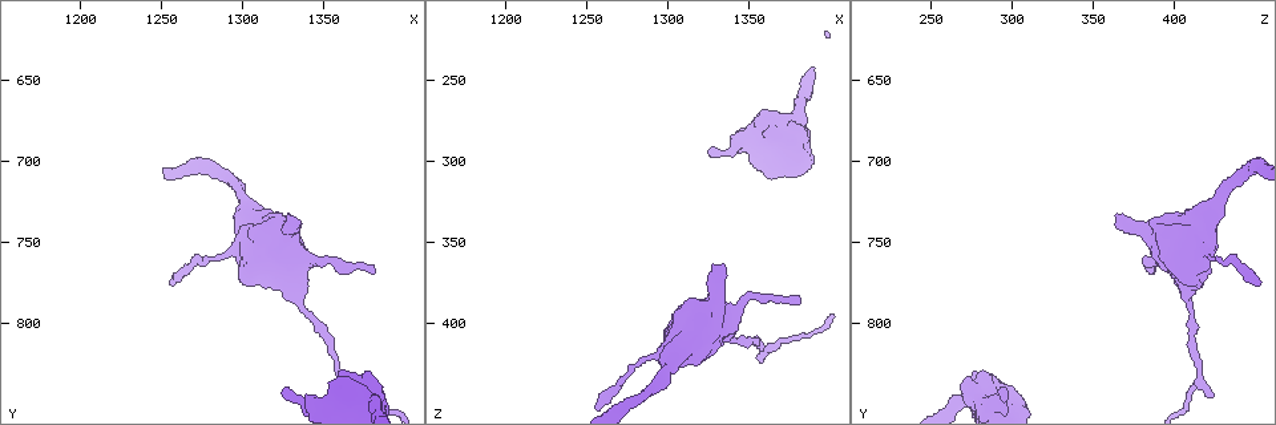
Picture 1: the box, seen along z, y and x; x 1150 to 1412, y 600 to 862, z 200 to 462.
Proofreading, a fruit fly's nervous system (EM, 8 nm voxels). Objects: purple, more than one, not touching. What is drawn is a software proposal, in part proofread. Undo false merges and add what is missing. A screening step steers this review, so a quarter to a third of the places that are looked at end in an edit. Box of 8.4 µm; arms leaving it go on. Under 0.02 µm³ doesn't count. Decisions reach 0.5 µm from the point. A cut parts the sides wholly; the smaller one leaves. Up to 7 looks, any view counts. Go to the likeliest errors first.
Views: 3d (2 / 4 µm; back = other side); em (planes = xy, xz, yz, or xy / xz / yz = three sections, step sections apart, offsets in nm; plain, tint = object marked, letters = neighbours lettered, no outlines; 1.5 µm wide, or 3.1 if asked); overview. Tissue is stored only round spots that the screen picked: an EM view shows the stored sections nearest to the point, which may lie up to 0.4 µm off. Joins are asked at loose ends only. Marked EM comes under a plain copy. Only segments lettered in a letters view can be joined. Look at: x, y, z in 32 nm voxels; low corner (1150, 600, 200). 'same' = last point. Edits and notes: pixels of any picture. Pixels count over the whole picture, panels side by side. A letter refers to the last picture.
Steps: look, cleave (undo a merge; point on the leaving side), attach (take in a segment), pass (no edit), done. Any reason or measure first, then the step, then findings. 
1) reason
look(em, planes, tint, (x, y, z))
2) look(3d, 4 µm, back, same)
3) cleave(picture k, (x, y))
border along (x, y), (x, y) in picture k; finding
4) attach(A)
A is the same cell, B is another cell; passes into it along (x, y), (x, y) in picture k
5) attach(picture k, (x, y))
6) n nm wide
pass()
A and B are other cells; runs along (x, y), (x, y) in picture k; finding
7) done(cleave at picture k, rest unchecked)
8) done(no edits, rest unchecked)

free end
look(3d, 4 µm, (1328, 842, 296))

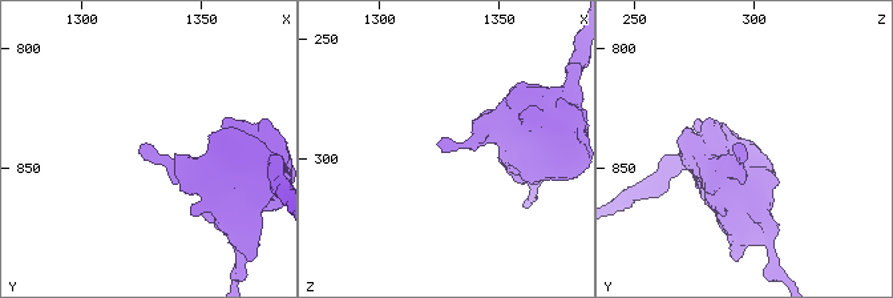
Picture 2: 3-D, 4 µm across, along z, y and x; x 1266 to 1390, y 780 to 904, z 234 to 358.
look(em, planes, letters, (1325, 840, 297))

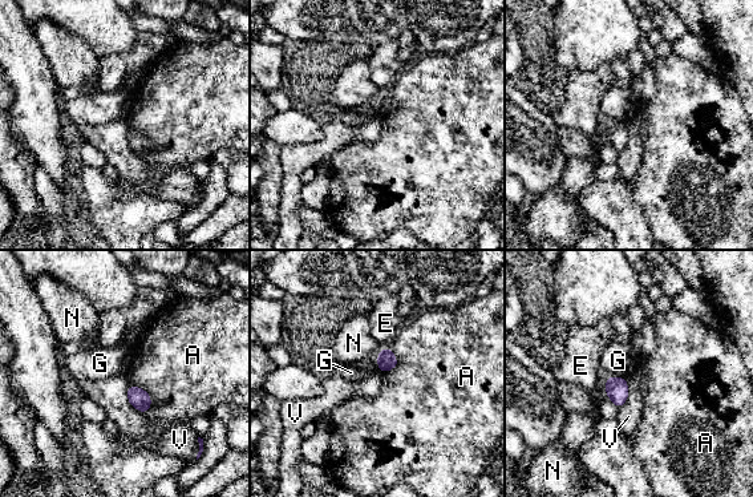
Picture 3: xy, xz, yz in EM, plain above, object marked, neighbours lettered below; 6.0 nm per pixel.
pass()
A, E, G, N and V are other cells; no lettered segment goes on from it

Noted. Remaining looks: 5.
free end
look(em, 3.1 µm, planes, letters, (1328, 734, 364))

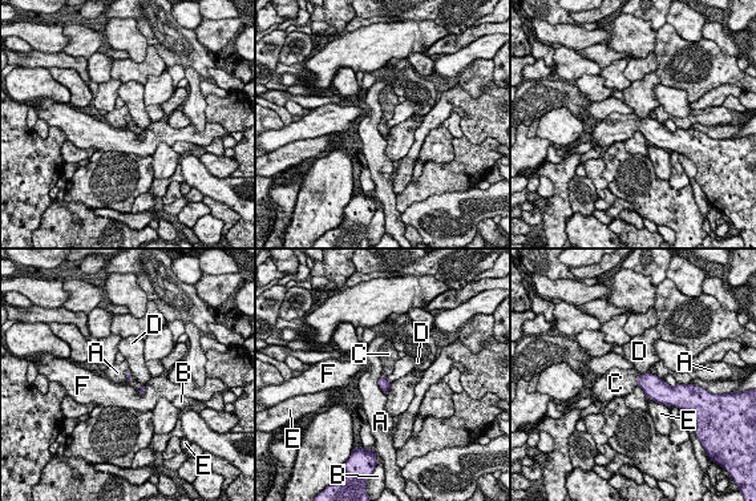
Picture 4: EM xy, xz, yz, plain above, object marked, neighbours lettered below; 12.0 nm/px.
attach(C)
C is the same cell, A, B, D, E and F are other cells; passes into it along (655, 388), (638, 380), (618, 383) in picture 4; it goes on there

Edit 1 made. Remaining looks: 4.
look(overview)

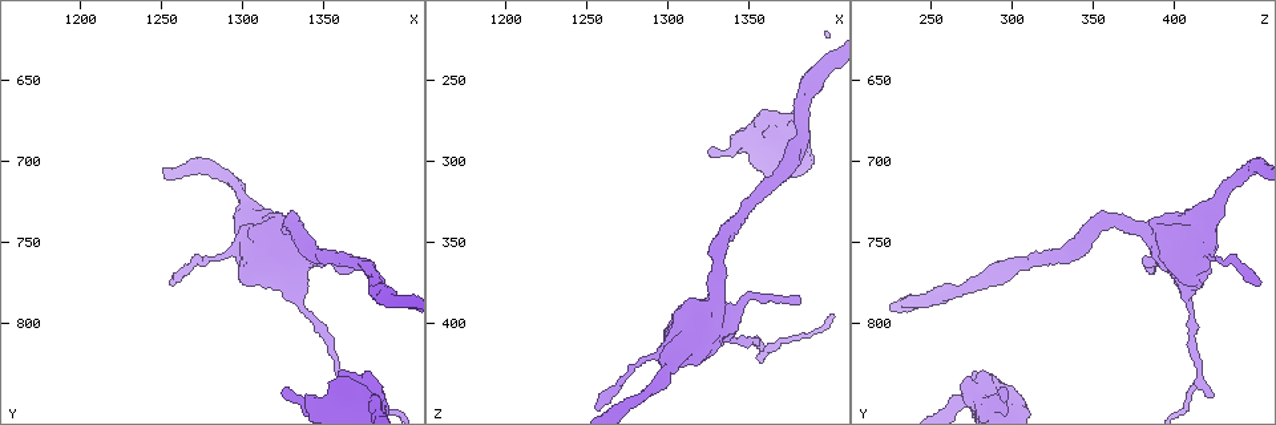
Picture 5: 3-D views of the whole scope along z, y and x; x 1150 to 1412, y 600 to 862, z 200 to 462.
look(3d, 4 µm, (1380, 766, 388))

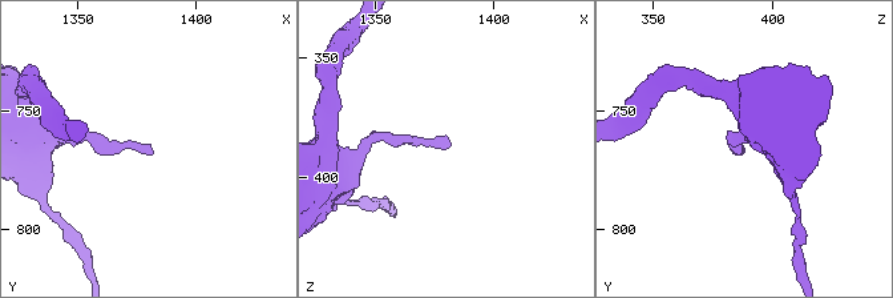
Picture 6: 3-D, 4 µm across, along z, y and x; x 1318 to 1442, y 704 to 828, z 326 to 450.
look(em, xz, step 4, letters, (1381, 768, 388))

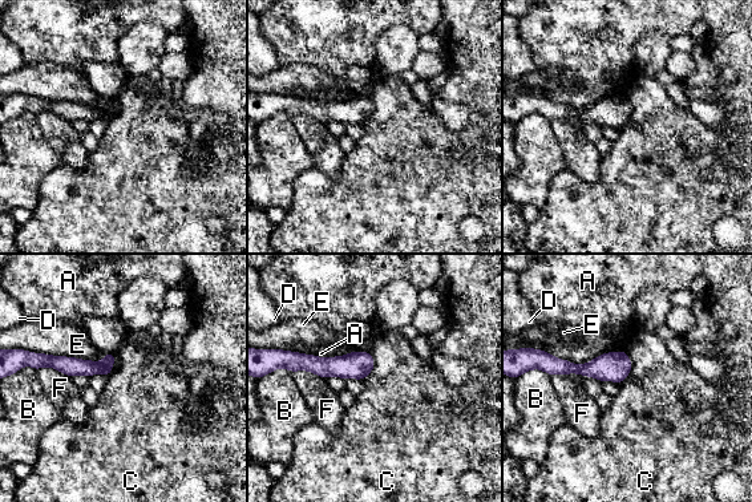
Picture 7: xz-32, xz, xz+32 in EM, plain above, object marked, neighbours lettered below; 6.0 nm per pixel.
pass()
A, B, C, D, E and F are other cells; runs along (627, 363), (605, 368), (552, 371) in picture 7; no lettered segment goes on from it

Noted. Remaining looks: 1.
done(attach at picture 4, rest unchecked)

